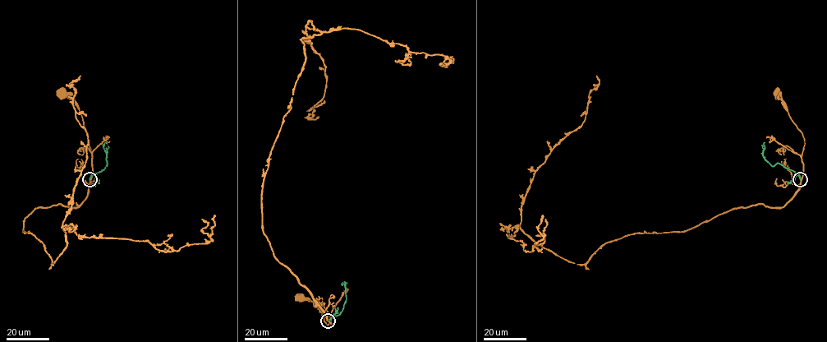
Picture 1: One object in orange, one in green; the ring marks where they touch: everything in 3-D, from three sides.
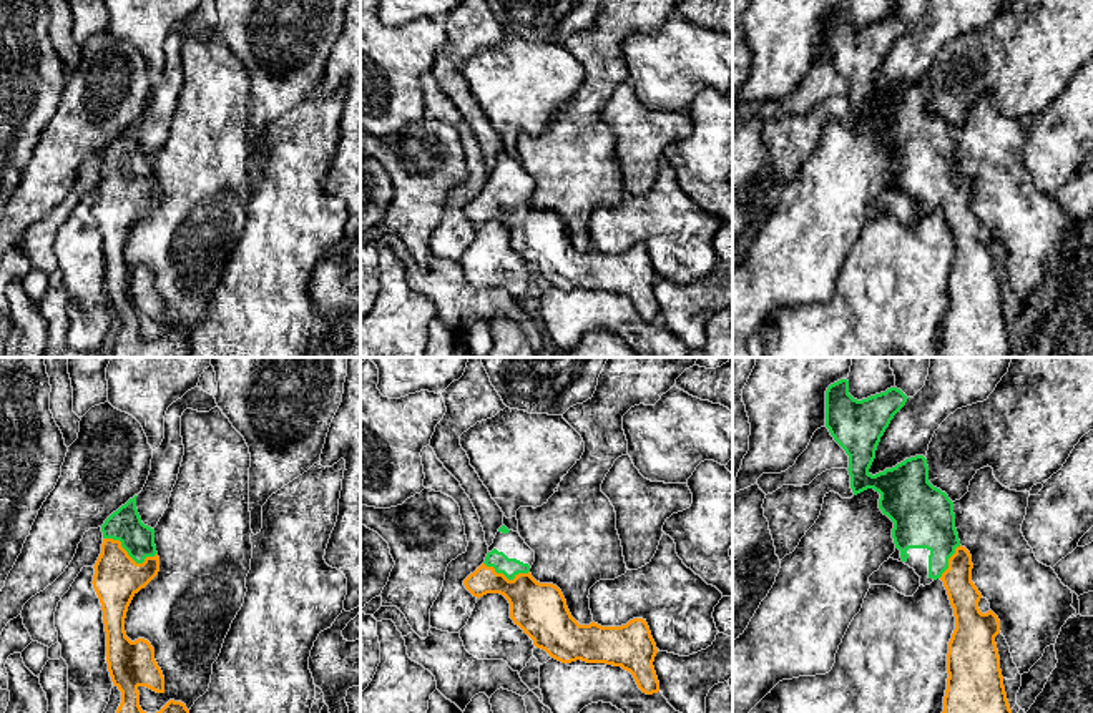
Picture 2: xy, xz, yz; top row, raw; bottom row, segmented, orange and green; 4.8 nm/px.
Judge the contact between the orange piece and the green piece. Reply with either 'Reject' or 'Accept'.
Accept

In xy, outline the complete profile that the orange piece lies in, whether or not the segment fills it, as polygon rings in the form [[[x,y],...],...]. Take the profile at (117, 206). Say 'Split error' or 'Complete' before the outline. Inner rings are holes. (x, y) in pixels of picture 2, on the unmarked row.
Split error. [[[136,125],[101,153],[101,181],[91,209],[103,238],[108,299],[121,319],[111,357],[188,357],[191,342],[181,329],[169,327],[156,341],[146,341],[140,334],[138,316],[164,321],[164,304],[151,271],[145,266],[131,269],[125,259],[133,224],[159,199],[154,156],[141,150]]]

